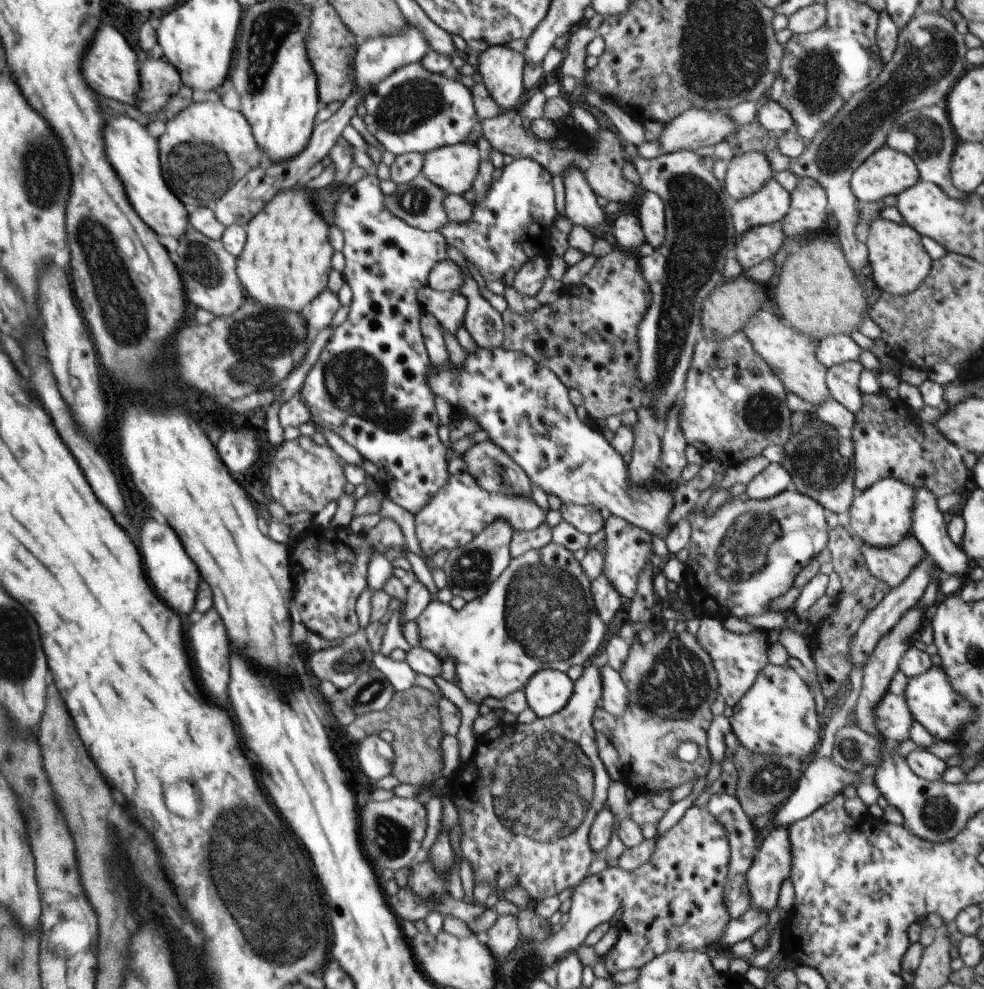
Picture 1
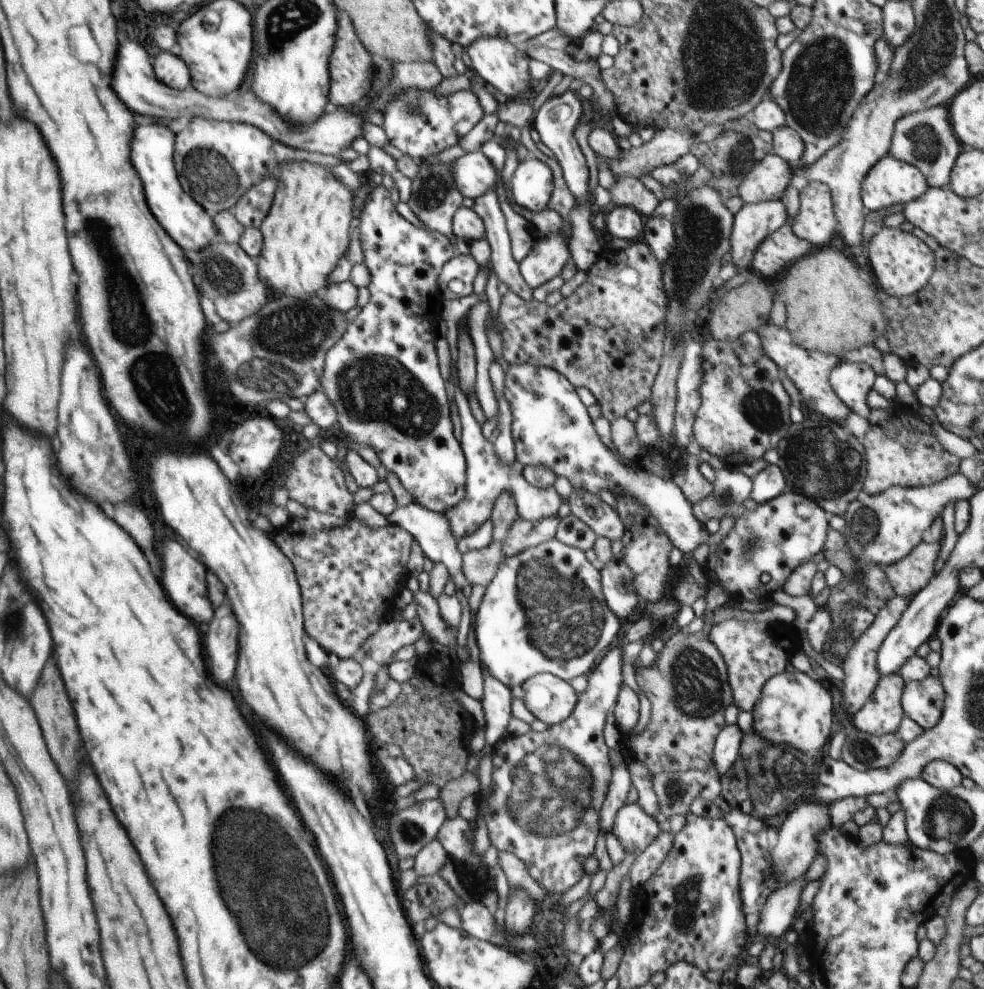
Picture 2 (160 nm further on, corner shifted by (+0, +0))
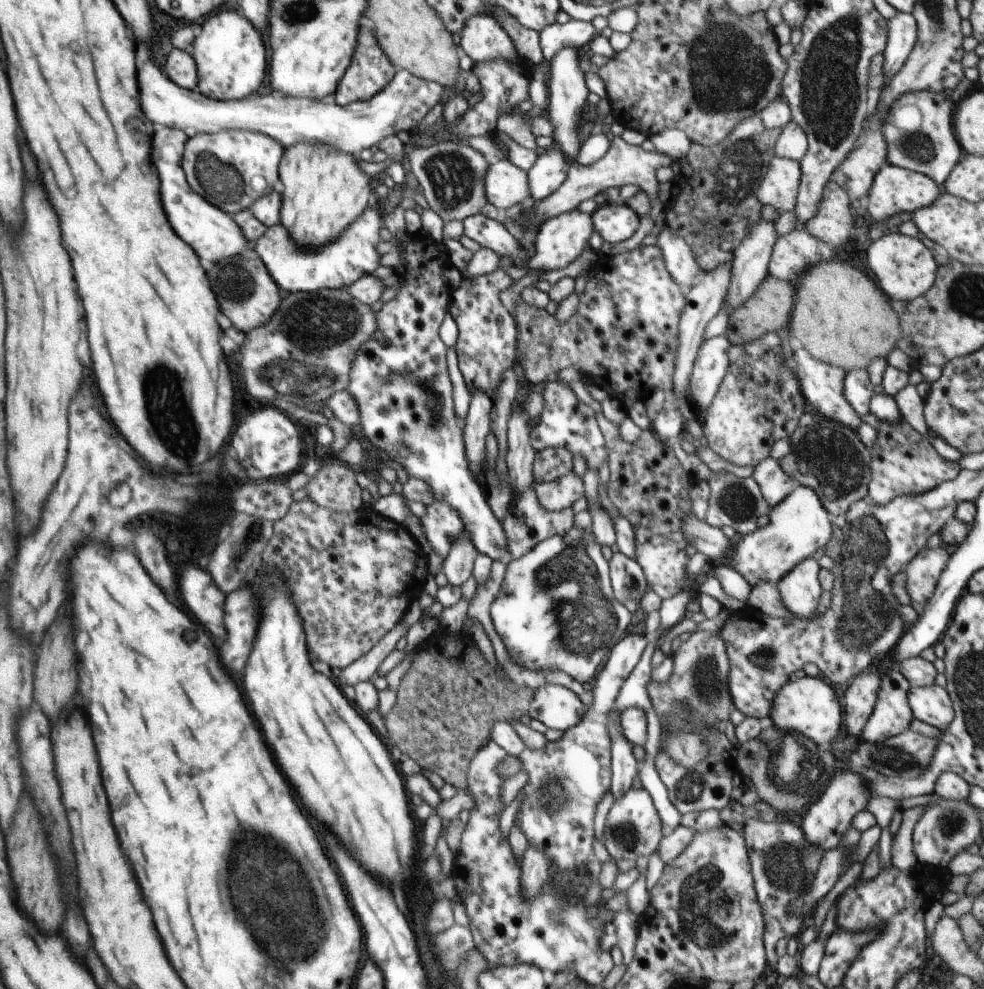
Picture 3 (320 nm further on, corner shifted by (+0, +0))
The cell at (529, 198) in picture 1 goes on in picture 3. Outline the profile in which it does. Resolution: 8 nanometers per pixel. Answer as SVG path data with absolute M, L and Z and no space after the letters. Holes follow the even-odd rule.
M556 148L540 151L539 158L528 173L531 198L542 200L558 190L566 180L570 160Z

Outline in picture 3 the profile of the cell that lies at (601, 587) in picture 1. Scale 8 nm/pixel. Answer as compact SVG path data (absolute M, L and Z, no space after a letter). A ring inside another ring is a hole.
M617 551L609 560L609 575L614 596L633 614L648 589L642 567Z

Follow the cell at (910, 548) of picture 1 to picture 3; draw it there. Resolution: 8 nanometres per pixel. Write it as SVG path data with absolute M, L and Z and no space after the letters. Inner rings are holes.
M944 545L937 549L922 549L906 566L906 588L911 596L911 606L918 615L924 614L926 603L934 594L939 576L946 568L951 555Z

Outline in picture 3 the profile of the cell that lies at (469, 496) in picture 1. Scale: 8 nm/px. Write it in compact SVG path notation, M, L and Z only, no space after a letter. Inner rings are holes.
M574 471L547 483L536 483L533 488L540 504L549 511L571 507L578 498L585 496L583 478Z

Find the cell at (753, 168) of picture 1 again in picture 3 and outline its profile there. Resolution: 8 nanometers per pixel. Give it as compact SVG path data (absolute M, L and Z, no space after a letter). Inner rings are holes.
M775 154L757 188L757 199L762 206L770 204L779 213L792 213L797 203L800 181L800 163Z

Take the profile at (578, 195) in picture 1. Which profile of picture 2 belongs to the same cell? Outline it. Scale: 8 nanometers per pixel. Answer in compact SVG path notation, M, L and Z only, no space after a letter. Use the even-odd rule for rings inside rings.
M567 90L560 95L552 95L540 107L532 126L541 136L541 141L554 153L555 159L562 167L568 188L577 198L578 203L590 202L592 196L588 186L589 168L575 137L575 130L582 119L582 104L576 91Z

